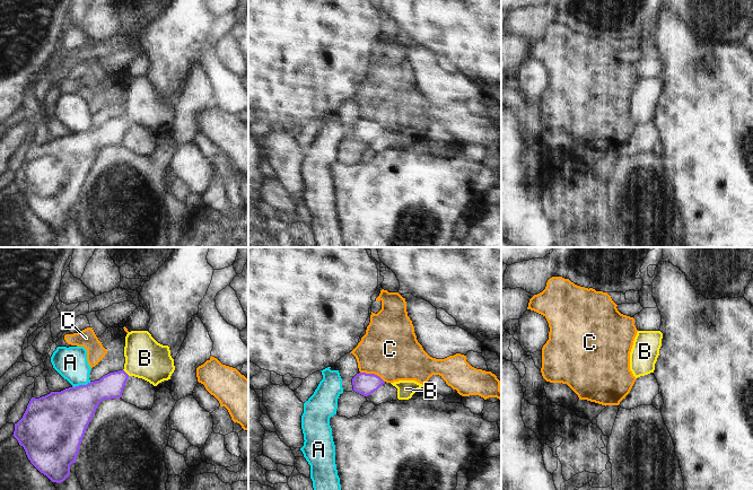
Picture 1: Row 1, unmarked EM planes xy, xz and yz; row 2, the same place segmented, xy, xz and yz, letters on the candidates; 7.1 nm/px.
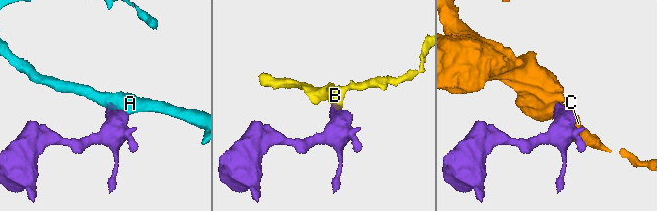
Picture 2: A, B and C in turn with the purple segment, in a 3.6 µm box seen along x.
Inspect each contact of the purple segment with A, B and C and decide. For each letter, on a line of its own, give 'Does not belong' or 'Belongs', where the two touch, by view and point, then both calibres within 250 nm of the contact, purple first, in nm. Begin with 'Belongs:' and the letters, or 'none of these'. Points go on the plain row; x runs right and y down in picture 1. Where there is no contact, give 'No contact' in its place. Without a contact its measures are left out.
Belongs: B
A: Does not belong. Touches purple at xy (81, 132). Thickness 360 nm (purple) against 220 nm
B: Belongs. Touches purple at xy (125, 120). Thickness 180 nm (purple) against 280 nm
C: Does not belong. Touches purple at xz (373, 121). Thickness 160 nm (purple) against 420 nm.

